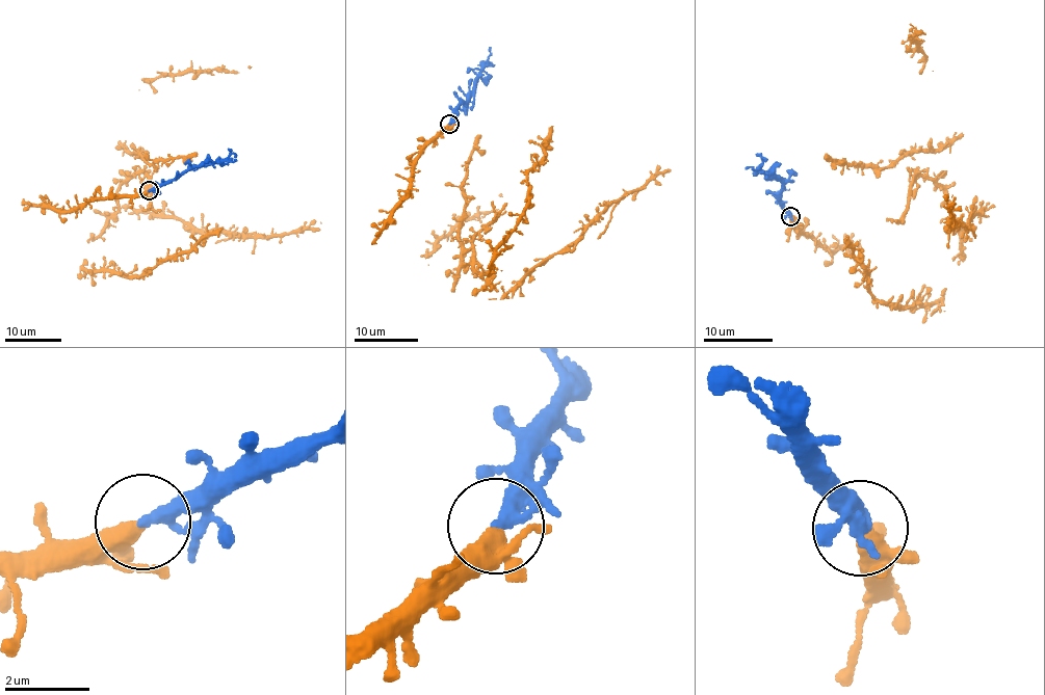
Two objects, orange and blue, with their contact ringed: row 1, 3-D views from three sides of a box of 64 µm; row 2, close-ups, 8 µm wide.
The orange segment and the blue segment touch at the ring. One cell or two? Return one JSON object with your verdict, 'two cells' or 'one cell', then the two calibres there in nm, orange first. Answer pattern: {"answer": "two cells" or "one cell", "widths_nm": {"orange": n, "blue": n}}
{"answer": "one cell", "widths_nm": {"orange": 320, "blue": 360}}

